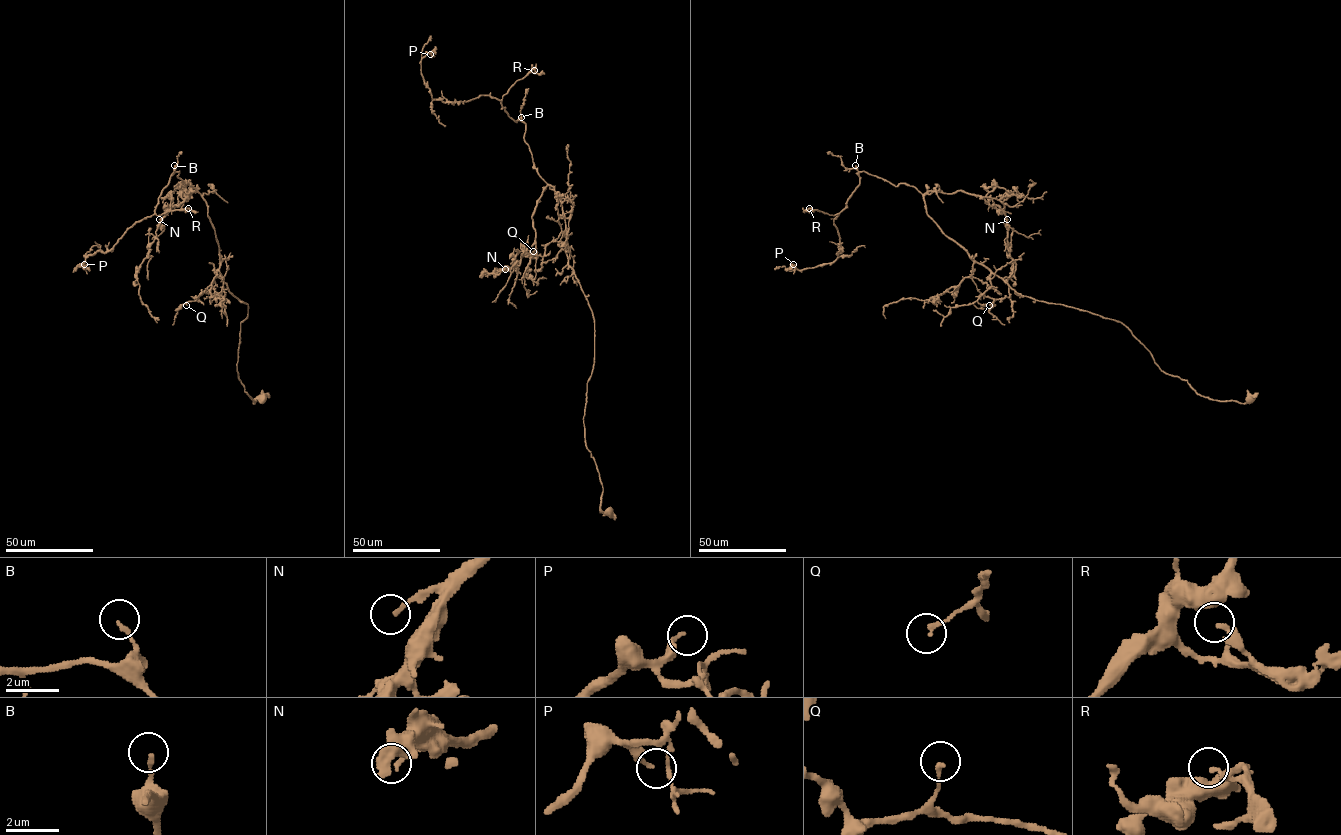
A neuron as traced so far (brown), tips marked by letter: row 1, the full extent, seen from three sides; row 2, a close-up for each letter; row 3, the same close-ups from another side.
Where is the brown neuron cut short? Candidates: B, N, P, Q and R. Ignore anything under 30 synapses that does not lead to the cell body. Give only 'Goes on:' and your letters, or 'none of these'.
Goes on: N

